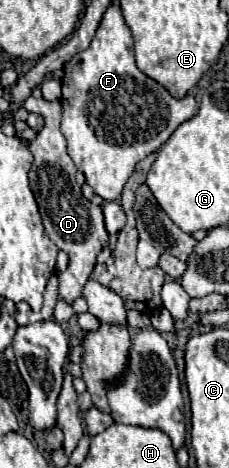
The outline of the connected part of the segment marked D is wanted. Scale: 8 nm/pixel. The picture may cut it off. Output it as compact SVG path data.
M28 97L24 101L24 107L30 113L40 113L46 121L42 131L38 131L36 141L28 145L30 153L34 155L34 163L30 167L30 187L40 207L46 235L58 245L58 249L64 249L70 255L68 269L58 275L58 299L72 305L78 297L82 297L84 283L88 281L96 265L98 253L104 249L104 245L108 245L108 233L104 229L104 215L98 205L90 203L82 195L80 185L74 181L76 167L66 151L66 137L60 131L60 115L62 115L60 103L58 101L48 103L44 99Z

